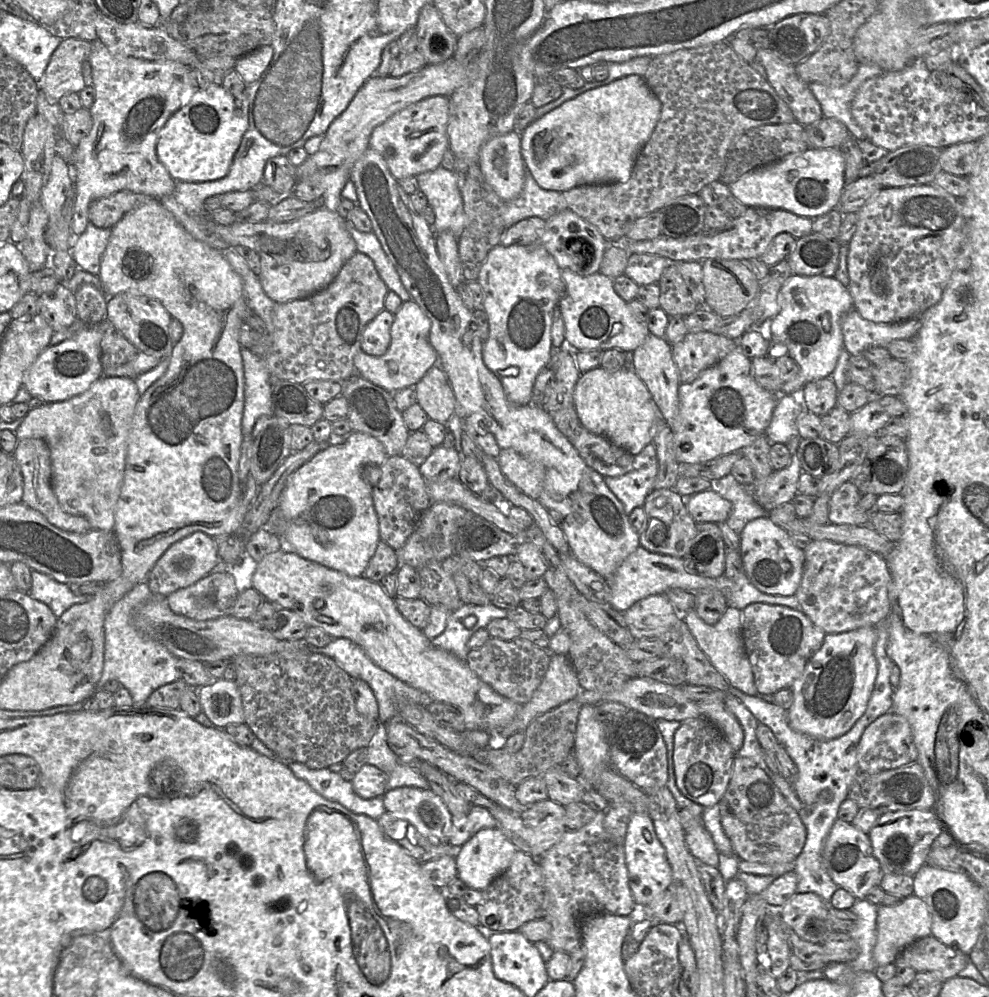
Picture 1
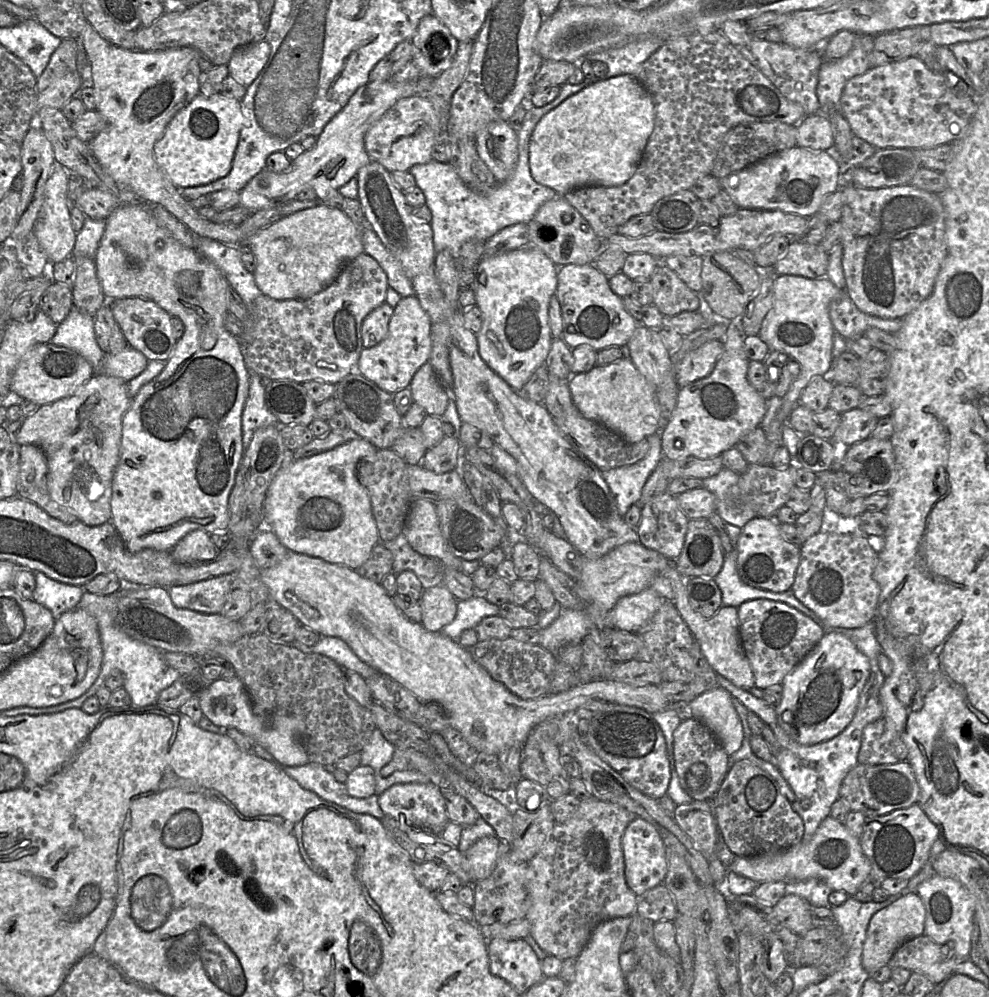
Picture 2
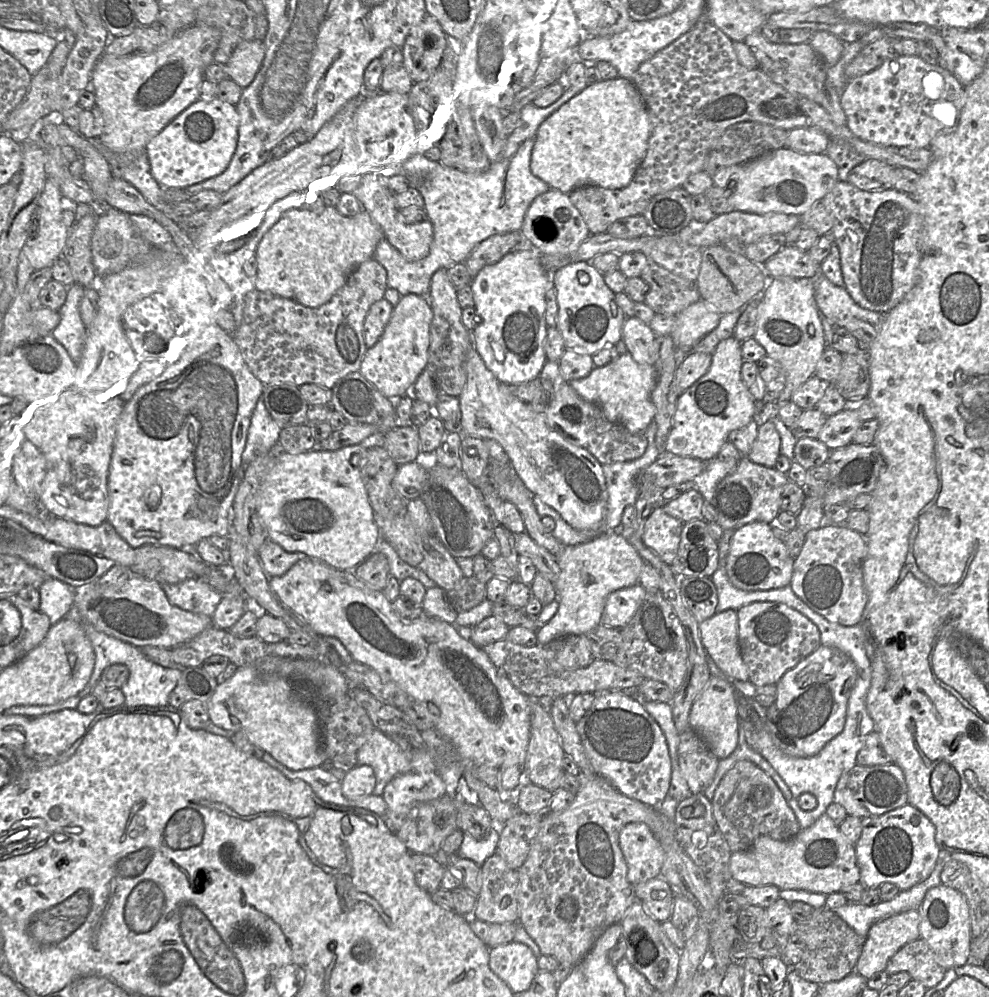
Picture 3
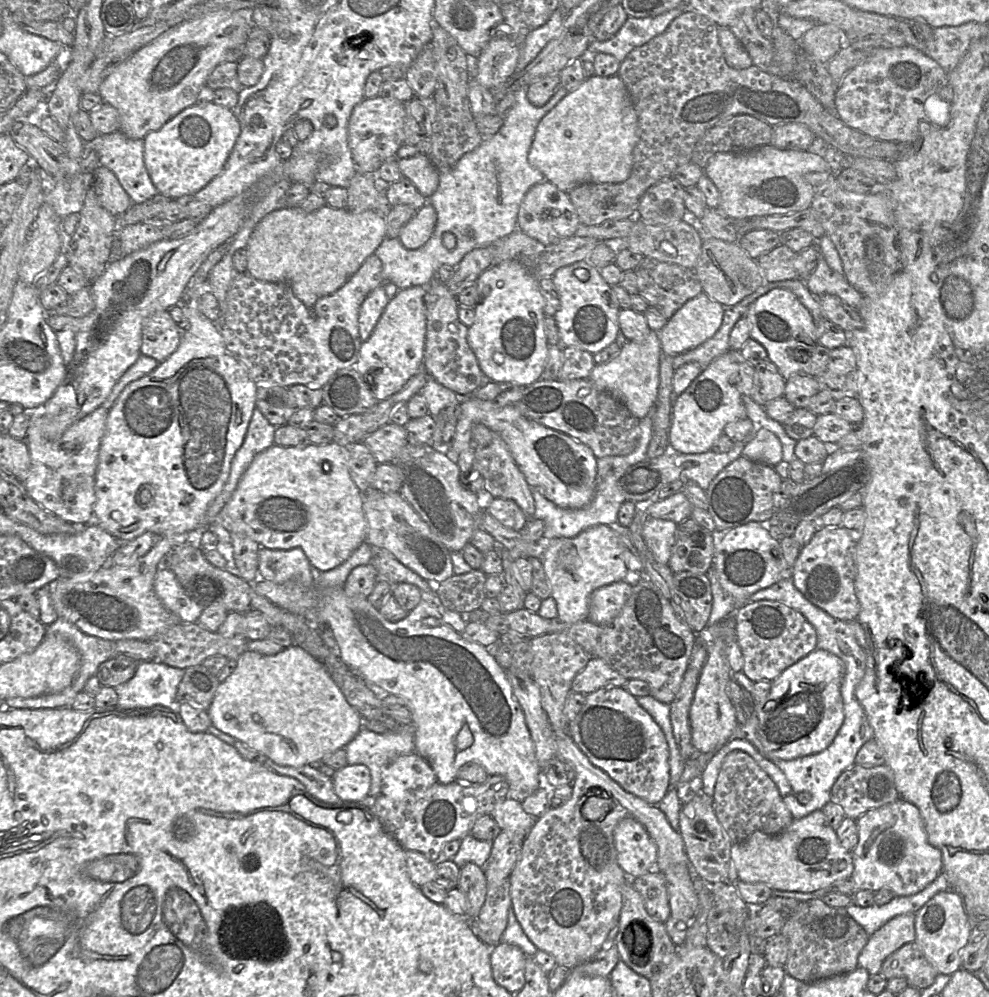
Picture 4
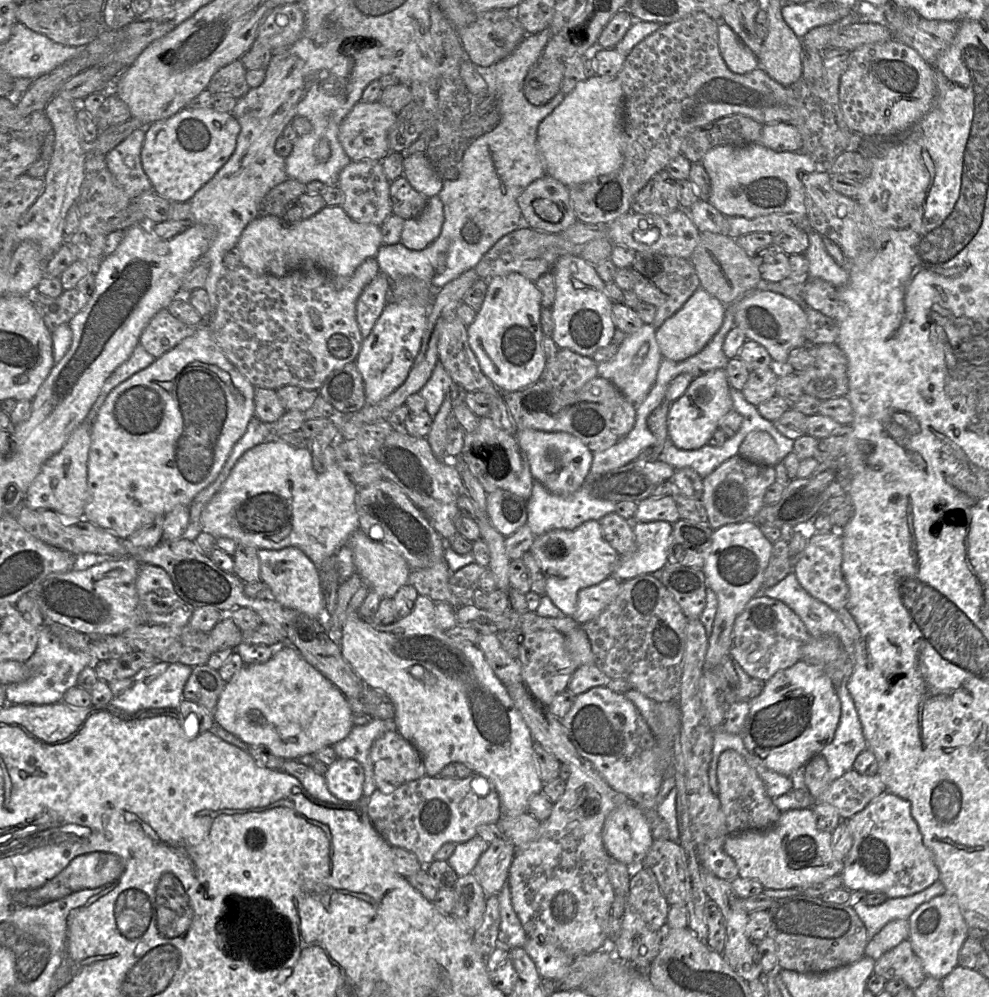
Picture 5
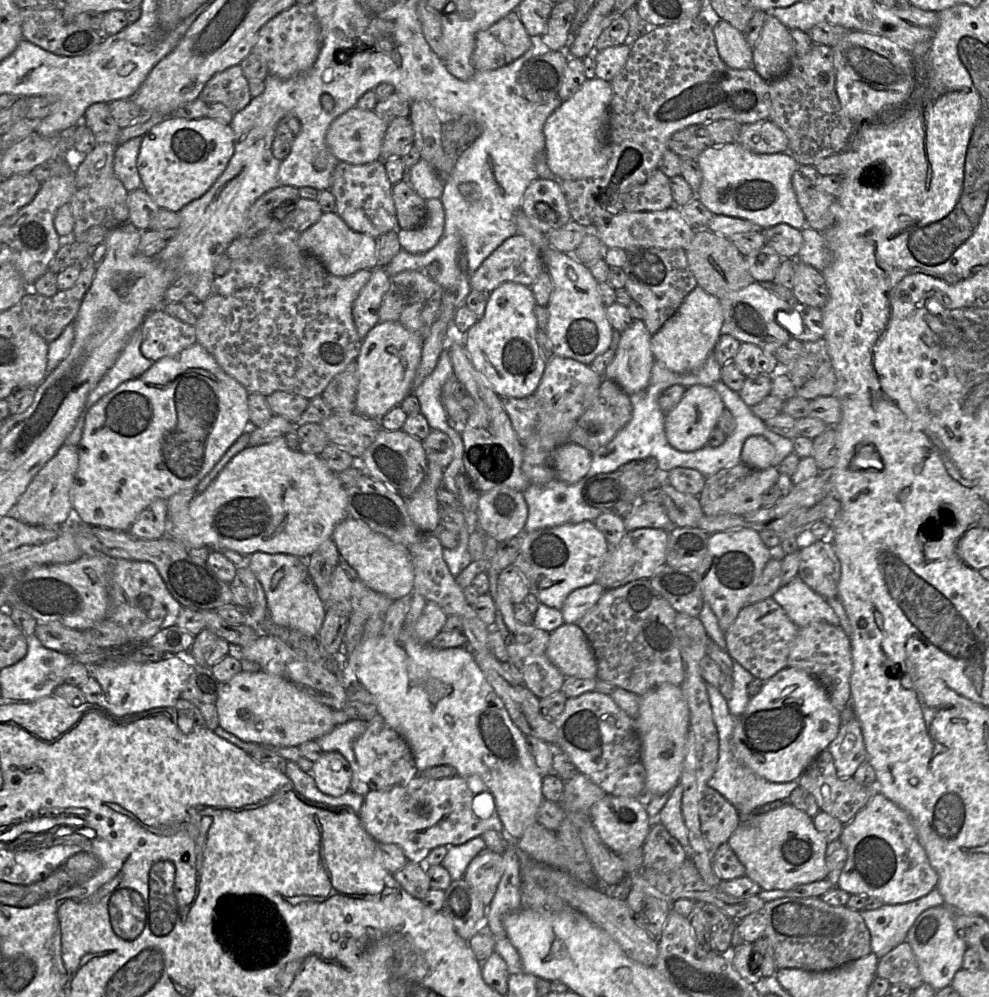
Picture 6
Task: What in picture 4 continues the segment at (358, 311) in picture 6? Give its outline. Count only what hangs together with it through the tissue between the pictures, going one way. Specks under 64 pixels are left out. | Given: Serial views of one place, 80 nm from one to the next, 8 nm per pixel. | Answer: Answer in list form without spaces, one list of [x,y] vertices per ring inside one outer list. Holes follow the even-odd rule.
[[[384,283],[371,291],[362,302],[358,314],[359,334],[362,342],[370,337],[388,302]]]

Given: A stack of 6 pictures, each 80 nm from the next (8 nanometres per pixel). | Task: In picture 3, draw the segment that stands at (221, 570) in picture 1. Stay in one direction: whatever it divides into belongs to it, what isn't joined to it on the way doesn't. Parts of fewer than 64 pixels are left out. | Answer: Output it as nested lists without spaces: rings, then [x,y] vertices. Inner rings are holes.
[[[187,579],[176,584],[163,584],[161,587],[172,605],[210,617],[223,598],[202,579]]]

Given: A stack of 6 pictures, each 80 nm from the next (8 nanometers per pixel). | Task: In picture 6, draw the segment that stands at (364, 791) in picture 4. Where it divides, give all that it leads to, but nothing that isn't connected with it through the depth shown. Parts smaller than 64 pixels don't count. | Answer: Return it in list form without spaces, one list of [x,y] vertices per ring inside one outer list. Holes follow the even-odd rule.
[[[323,752],[309,772],[319,790],[327,795],[339,797],[350,789],[353,771],[349,761],[339,752]]]

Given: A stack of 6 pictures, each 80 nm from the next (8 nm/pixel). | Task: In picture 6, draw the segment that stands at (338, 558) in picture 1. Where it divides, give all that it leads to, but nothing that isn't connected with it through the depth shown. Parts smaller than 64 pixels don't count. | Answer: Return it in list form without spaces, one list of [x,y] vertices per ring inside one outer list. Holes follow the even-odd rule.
[[[279,436],[269,443],[248,446],[232,458],[207,489],[192,499],[188,508],[181,513],[180,520],[173,523],[168,519],[168,529],[165,536],[182,542],[189,550],[206,546],[212,551],[233,550],[242,555],[264,552],[268,554],[290,554],[307,559],[323,542],[332,537],[335,527],[346,517],[348,517],[347,493],[337,473],[325,464],[320,455],[294,451],[289,448],[285,436]]]

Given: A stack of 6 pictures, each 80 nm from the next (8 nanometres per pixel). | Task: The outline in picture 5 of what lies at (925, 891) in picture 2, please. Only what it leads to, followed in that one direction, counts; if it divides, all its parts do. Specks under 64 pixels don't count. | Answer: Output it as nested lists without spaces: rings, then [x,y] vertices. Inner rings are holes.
[[[945,893],[920,905],[908,921],[908,940],[921,959],[926,975],[942,981],[958,966],[959,951],[969,936],[964,911],[954,896]]]

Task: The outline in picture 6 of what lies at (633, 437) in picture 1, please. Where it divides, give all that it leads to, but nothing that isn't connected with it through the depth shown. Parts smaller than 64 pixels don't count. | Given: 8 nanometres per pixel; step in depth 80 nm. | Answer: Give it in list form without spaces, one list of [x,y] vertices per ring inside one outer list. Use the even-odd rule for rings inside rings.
[[[633,320],[630,327],[621,332],[614,359],[605,370],[604,377],[616,382],[628,395],[642,390],[650,381],[655,361],[650,345],[651,336],[643,320]]]

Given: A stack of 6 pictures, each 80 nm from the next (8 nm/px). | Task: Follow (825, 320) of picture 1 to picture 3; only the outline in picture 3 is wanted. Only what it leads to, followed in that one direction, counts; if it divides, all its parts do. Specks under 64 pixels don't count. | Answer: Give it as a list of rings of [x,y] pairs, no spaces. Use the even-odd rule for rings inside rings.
[[[768,276],[768,285],[759,306],[757,329],[753,338],[785,371],[785,387],[773,401],[779,408],[791,401],[797,388],[815,376],[816,365],[827,346],[814,292],[814,279]],[[772,420],[759,426],[757,438],[747,457],[766,467],[774,467],[781,454],[780,435]]]

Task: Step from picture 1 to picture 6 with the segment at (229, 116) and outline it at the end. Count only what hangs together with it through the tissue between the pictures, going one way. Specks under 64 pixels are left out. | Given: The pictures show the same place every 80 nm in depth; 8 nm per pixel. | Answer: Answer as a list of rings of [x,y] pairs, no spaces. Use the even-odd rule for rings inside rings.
[[[213,114],[194,117],[171,115],[153,126],[144,136],[138,155],[138,168],[144,186],[150,189],[164,207],[183,208],[191,200],[204,194],[227,167],[235,150],[233,120],[227,121]]]

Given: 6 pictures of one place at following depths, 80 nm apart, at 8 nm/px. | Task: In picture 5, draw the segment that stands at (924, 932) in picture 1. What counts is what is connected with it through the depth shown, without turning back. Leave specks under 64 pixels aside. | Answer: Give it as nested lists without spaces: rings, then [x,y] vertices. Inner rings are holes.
[[[896,919],[888,922],[871,940],[869,940],[865,955],[875,961],[884,953],[896,947],[909,938],[910,927],[907,919]]]

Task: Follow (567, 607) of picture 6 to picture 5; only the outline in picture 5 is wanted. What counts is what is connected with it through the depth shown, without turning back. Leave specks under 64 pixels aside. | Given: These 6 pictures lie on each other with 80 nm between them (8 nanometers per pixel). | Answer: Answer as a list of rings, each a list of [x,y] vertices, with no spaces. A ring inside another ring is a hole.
[[[609,577],[599,584],[581,589],[572,618],[582,625],[597,617],[615,599],[620,590],[620,583]]]

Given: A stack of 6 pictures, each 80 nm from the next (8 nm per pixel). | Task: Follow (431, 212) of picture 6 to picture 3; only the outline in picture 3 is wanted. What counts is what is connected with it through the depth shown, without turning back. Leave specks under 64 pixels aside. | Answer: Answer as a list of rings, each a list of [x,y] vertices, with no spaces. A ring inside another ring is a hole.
[[[365,174],[361,177],[357,196],[363,210],[380,227],[383,237],[406,259],[416,261],[427,256],[433,240],[433,226],[429,219],[411,224],[403,222],[395,204],[394,193],[375,174]]]

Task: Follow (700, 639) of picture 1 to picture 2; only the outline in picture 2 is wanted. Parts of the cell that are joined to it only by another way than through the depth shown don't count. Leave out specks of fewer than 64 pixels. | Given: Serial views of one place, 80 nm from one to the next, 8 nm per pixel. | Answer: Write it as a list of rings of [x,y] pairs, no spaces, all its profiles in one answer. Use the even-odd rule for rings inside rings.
[[[669,565],[659,575],[663,575],[671,582],[674,590],[674,600],[672,602],[699,643],[703,653],[702,657],[699,658],[695,678],[692,682],[687,683],[691,692],[694,693],[694,697],[715,686],[716,674],[723,676],[741,689],[748,691],[754,687],[753,672],[740,638],[738,608],[734,606],[722,606],[713,617],[703,618],[691,607],[685,586],[686,578],[678,572],[674,565]]]

